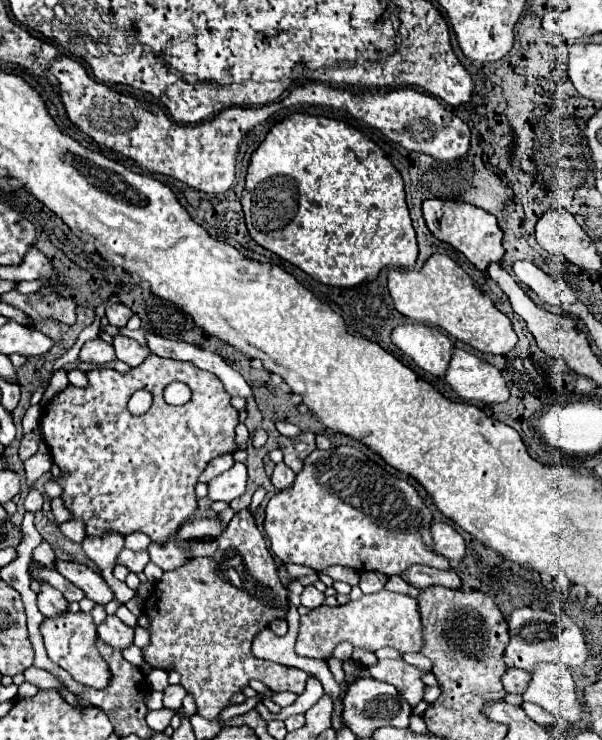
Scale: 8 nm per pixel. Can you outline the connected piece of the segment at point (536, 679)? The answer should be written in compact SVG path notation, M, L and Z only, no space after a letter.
M545 662L531 674L533 678L523 694L525 702L533 702L571 724L577 724L583 718L585 706L579 702L573 676L565 664Z

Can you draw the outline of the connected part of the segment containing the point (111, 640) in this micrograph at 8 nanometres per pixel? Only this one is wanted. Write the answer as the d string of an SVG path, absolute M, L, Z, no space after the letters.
M107 616L99 624L97 632L99 632L99 638L105 640L113 648L123 650L133 644L133 630L129 626L125 626L117 616Z

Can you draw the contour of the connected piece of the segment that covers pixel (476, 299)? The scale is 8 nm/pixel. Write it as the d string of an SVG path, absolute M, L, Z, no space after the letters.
M433 254L427 260L427 270L389 270L387 288L395 308L417 322L439 326L457 340L487 354L507 354L517 344L517 334L509 318L485 298L469 278L469 274L449 256Z

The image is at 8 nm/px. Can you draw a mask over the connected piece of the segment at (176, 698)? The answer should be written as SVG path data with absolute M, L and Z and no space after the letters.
M177 684L177 686L167 686L165 690L163 690L163 706L165 708L181 708L181 700L183 700L183 696L185 696L187 692L185 692L185 688L181 686L181 684Z

